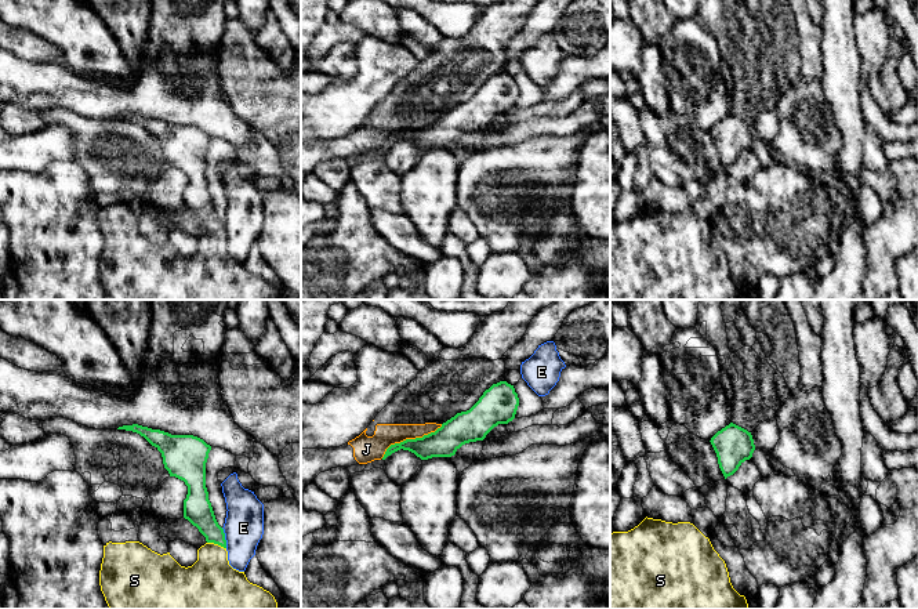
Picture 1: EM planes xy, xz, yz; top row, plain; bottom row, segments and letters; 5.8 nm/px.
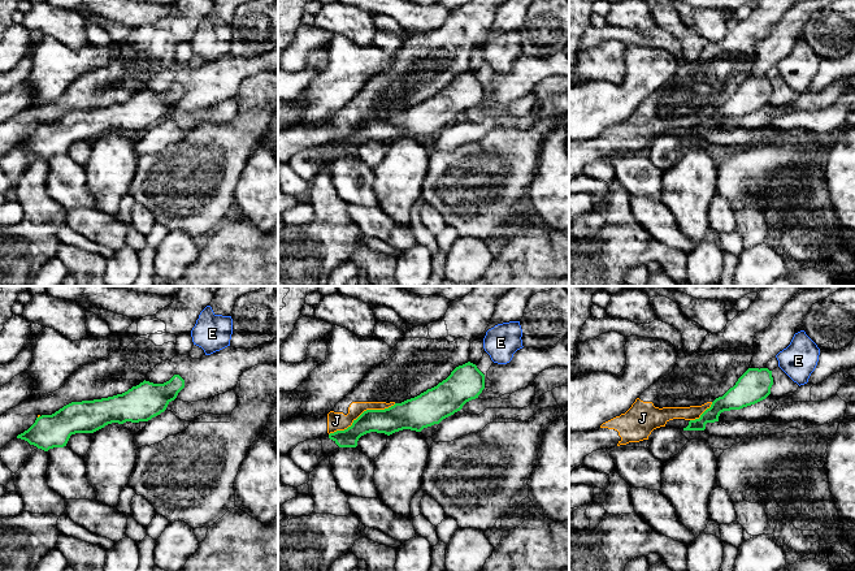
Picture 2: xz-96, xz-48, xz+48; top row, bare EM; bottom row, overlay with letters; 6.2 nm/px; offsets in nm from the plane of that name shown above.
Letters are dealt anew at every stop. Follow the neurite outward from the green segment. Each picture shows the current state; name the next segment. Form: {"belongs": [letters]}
{"belongs": ["S"]}

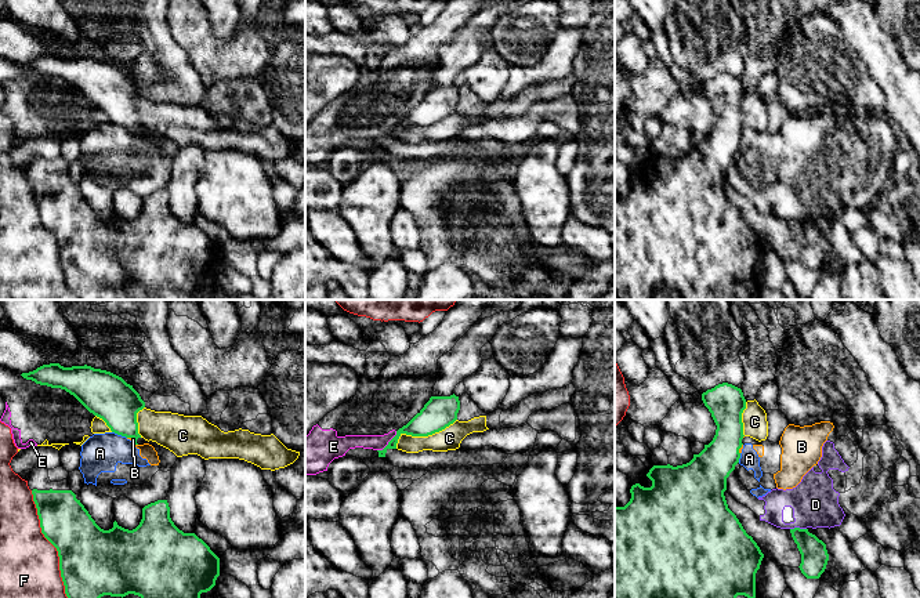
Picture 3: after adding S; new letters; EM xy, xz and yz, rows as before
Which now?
{"belongs": []}

